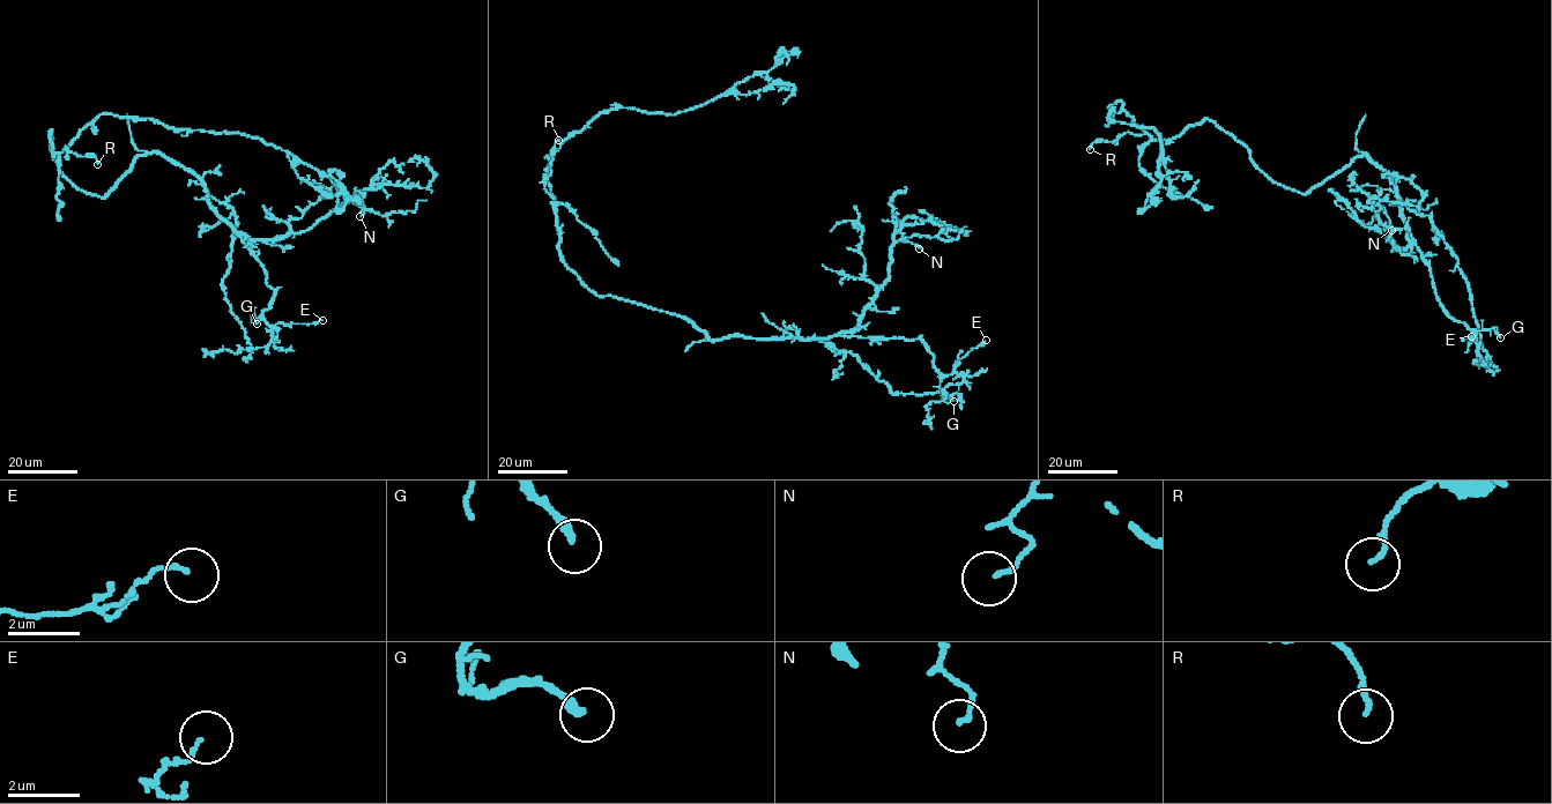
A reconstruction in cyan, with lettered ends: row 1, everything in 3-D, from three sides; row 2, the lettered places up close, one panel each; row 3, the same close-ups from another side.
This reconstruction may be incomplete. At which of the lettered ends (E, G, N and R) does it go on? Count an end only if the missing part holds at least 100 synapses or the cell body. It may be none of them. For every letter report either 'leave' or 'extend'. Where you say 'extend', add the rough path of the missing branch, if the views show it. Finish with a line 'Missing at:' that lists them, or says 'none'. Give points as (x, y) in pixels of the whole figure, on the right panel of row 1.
E: leave
G: leave
N: leave
R: leave
Missing at: none

